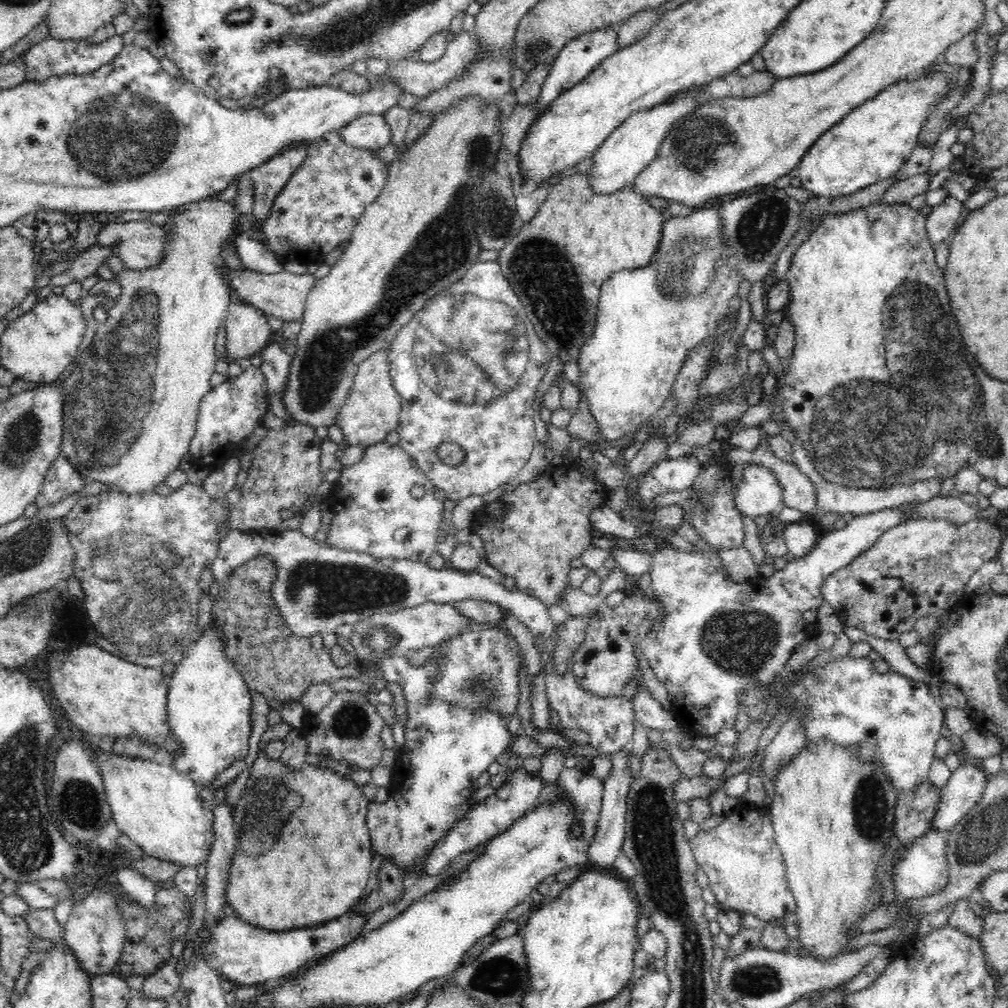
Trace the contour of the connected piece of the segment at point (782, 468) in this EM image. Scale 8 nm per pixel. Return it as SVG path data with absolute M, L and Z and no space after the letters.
M761 446L753 452L731 449L726 454L727 464L758 464L770 469L782 486L782 506L797 508L810 517L817 508L818 491L796 464L784 462L770 448Z

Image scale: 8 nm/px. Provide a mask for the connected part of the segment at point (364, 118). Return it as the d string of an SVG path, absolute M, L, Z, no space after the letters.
M383 114L360 115L341 128L339 133L346 144L356 148L377 149L391 143L390 125Z

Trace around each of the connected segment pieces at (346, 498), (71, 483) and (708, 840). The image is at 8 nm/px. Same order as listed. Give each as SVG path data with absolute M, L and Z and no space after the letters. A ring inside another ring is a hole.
M383 441L366 447L362 460L352 467L342 467L340 472L338 482L332 486L332 494L323 500L334 514L324 543L339 550L366 552L380 560L390 558L427 563L428 558L436 552L436 543L443 535L440 526L445 521L442 517L445 509L442 502L436 499L437 488L415 460L399 444L391 446ZM416 485L424 487L422 498L412 497L412 489Z
M60 454L50 465L42 489L34 500L37 508L56 504L85 487L86 479Z
M738 804L740 816L732 820L732 814L726 816L718 828L707 831L698 831L690 839L697 866L707 875L707 883L717 898L716 905L724 911L735 911L740 914L748 913L757 916L765 922L782 920L787 913L796 913L797 905L793 893L786 881L786 863L782 851L775 841L775 832L771 819L771 809L766 807L756 808Z

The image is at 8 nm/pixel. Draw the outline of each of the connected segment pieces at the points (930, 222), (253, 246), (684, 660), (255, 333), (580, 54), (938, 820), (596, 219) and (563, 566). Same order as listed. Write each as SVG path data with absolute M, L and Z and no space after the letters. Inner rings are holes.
M951 195L933 207L925 222L931 248L940 242L948 242L964 215L963 203Z
M240 233L232 239L237 248L238 258L246 269L266 274L276 274L284 270L283 263L277 259L274 252L250 233Z
M912 502L898 508L882 508L872 514L854 516L844 528L822 533L807 556L788 562L785 568L775 570L769 577L759 574L743 583L732 580L716 550L682 552L666 543L652 554L618 548L610 551L617 567L622 567L629 575L650 574L654 599L665 612L665 617L637 644L658 680L668 689L670 699L672 697L670 711L679 726L692 736L716 736L718 732L734 727L741 693L754 686L774 682L792 658L794 650L816 635L820 621L818 608L824 601L820 588L826 576L852 564L862 552L876 544L883 532L910 519L919 504Z
M235 300L230 304L224 320L229 360L260 355L267 347L275 334L270 330L266 317L251 304Z
M598 28L598 30L586 32L582 36L576 36L570 42L566 42L566 46L558 52L541 88L535 112L538 115L542 114L544 108L548 108L548 104L552 104L564 90L570 90L574 85L580 84L599 66L602 60L614 54L618 49L616 28Z
M960 764L950 780L941 788L941 799L935 810L933 829L949 832L982 798L987 777L984 770L974 765Z
M589 171L562 178L550 188L546 202L530 222L524 222L520 232L499 251L497 261L506 280L523 302L535 333L558 356L562 364L578 362L582 344L592 336L596 324L596 310L600 286L621 270L648 266L662 240L664 218L648 203L648 198L634 192L633 185L625 185L614 194L596 194L589 183Z
M547 472L537 476L532 482L520 484L515 490L500 496L497 500L484 505L478 522L486 518L484 524L474 524L476 534L480 536L486 551L485 561L489 565L499 570L503 575L507 574L515 578L518 590L541 600L549 607L552 604L560 604L562 592L571 584L569 574L574 562L580 560L582 553L591 545L593 538L590 532L591 524L589 514L598 508L604 506L608 499L608 490L602 483L591 478L580 478L576 490L568 486L566 482L554 482ZM568 496L574 496L574 502L566 502ZM584 496L590 496L586 502Z

